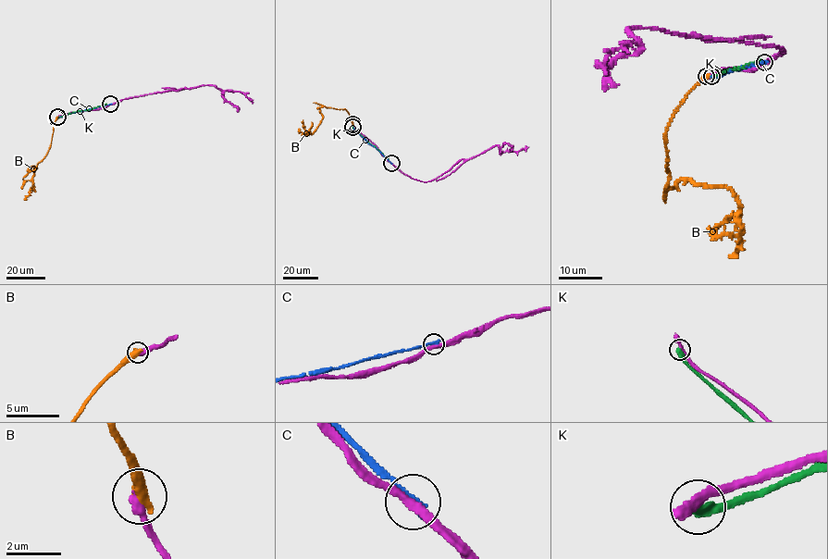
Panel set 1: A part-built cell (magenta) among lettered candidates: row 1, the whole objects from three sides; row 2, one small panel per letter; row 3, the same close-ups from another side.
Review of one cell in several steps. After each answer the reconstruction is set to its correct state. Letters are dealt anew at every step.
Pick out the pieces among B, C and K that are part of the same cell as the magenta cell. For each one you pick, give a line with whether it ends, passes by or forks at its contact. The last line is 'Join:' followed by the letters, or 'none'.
Join: none

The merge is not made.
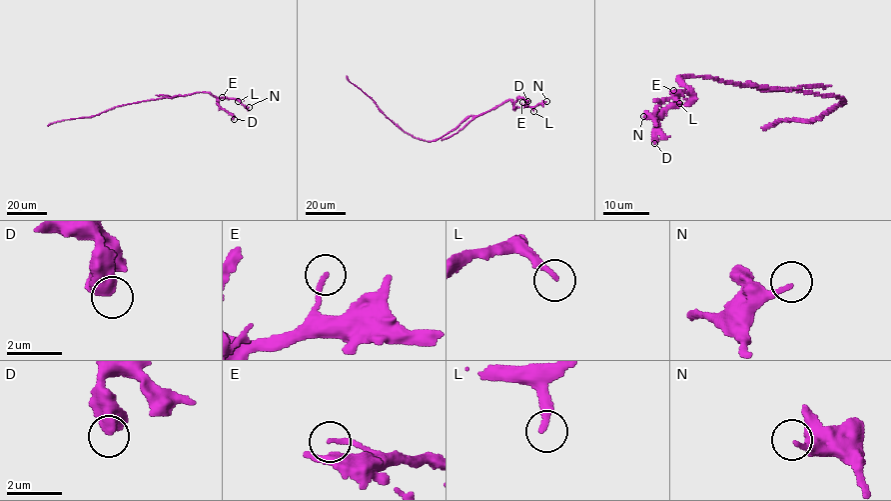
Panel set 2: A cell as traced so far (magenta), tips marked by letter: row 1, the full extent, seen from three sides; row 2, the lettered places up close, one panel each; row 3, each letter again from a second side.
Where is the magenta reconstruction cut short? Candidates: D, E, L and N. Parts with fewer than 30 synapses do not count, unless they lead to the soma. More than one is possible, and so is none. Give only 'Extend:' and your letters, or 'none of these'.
Extend: L

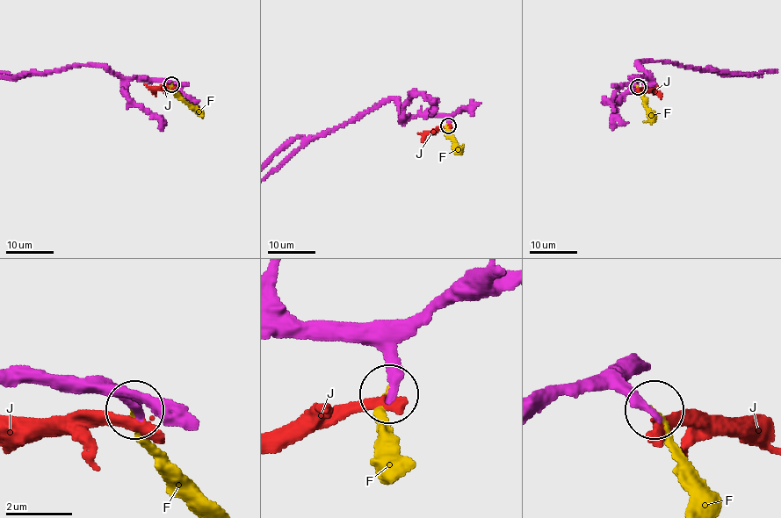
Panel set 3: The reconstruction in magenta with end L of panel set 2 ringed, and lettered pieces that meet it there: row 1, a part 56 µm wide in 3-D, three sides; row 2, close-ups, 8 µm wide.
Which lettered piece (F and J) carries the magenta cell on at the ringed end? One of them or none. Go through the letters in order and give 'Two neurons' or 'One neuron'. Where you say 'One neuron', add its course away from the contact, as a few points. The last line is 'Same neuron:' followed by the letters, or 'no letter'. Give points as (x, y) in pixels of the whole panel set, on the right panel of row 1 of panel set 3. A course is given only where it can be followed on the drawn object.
F: One neuron. Its course: (638, 87), (651, 119), (650, 125)
J: Two neurons
Same neuron: F

